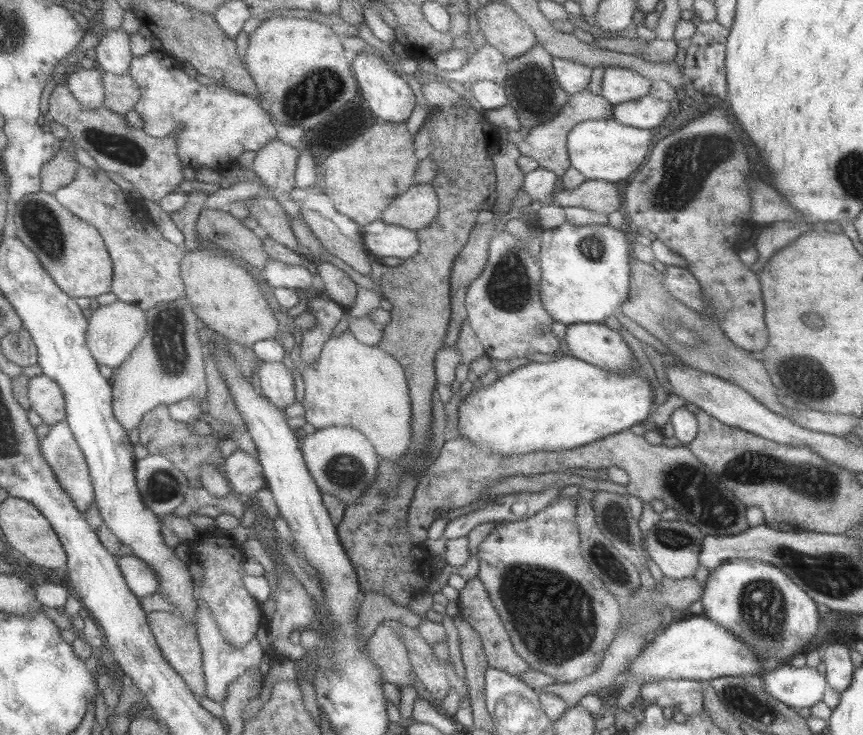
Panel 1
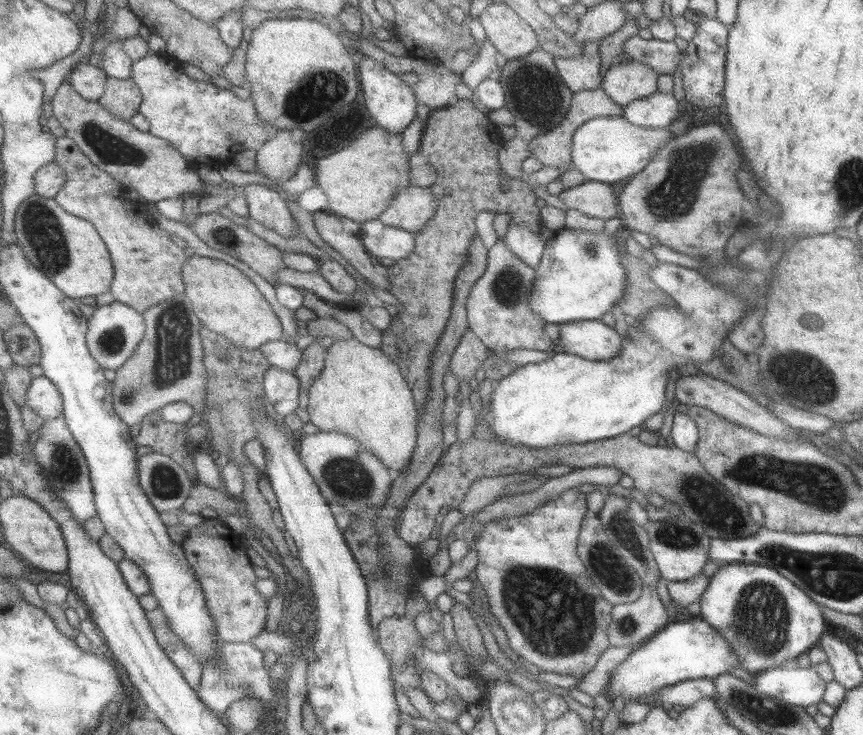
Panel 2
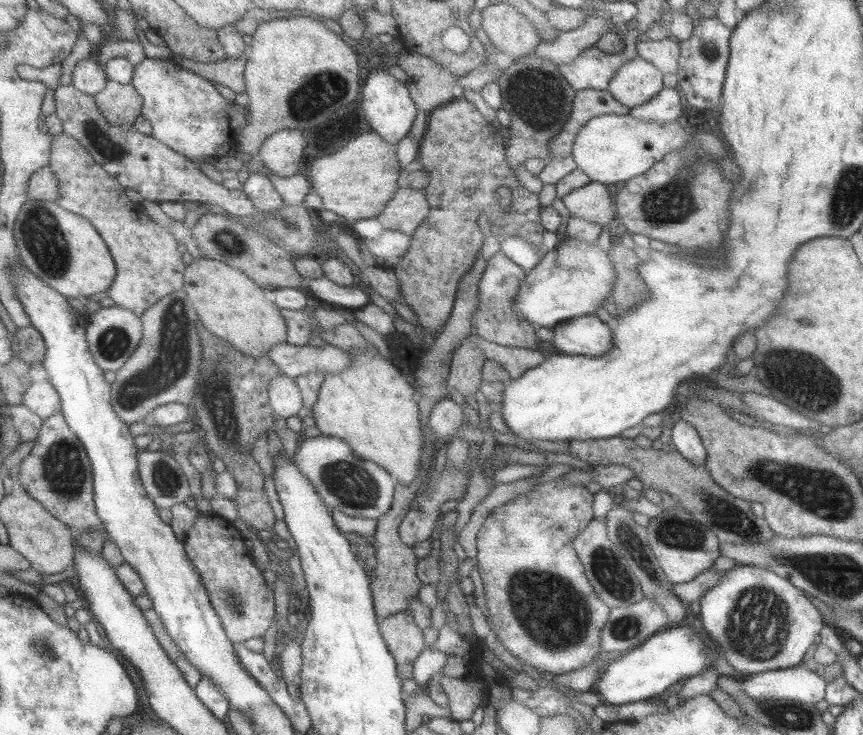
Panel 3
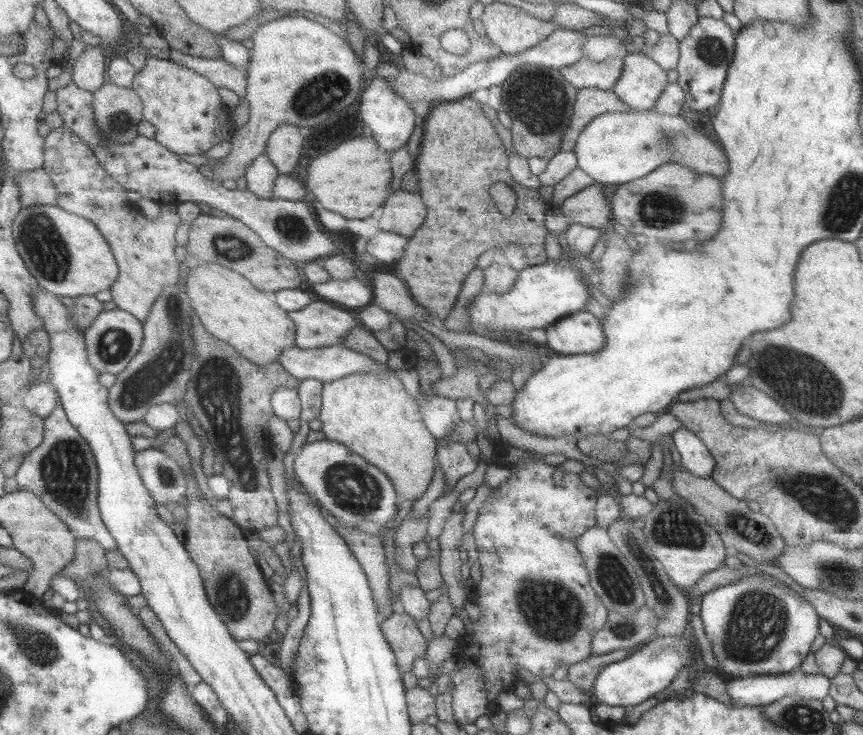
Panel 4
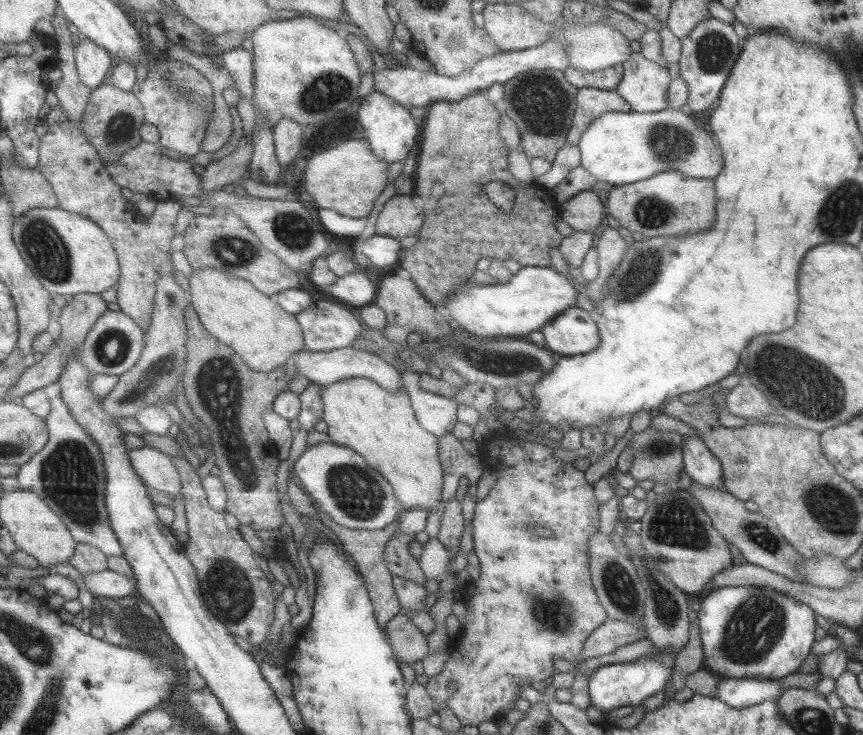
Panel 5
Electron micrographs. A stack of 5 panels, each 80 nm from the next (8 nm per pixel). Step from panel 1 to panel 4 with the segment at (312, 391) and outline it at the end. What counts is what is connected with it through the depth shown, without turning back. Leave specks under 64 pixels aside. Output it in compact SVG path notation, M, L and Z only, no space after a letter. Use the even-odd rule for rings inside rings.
M381 368L379 374L347 374L335 382L324 384L323 406L318 420L328 439L341 442L355 454L382 470L394 482L401 500L415 502L427 488L434 468L436 439L423 424L416 400L403 388L393 370Z

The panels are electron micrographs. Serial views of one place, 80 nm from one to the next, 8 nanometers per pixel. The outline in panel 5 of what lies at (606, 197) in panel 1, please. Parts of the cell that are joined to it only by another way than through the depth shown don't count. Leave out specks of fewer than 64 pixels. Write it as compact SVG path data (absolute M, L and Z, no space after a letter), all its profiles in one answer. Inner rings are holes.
M591 189L578 192L560 204L558 216L572 229L580 231L593 231L605 218L603 204Z

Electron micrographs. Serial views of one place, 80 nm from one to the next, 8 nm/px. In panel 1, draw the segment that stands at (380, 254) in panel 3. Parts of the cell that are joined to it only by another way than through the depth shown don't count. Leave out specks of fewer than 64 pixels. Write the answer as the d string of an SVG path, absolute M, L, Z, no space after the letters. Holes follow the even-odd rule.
M386 224L378 234L362 234L363 246L373 258L379 260L383 256L406 259L414 255L418 249L418 240L414 230Z

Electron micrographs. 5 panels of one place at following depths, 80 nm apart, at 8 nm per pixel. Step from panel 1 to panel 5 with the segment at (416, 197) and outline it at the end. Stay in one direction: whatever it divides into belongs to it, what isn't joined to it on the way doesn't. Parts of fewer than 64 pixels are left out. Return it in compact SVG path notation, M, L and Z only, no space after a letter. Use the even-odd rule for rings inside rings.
M393 195L384 202L374 224L375 233L384 234L407 245L424 221L424 214L413 195Z

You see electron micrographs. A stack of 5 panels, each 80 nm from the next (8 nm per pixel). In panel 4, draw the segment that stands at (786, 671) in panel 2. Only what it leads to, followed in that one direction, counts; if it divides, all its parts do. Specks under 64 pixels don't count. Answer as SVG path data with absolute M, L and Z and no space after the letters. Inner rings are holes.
M793 669L786 673L767 673L748 677L733 677L725 683L727 694L732 698L733 704L742 706L761 706L771 704L784 696L798 696L813 700L822 700L828 694L830 678L823 674L808 674L801 669Z

